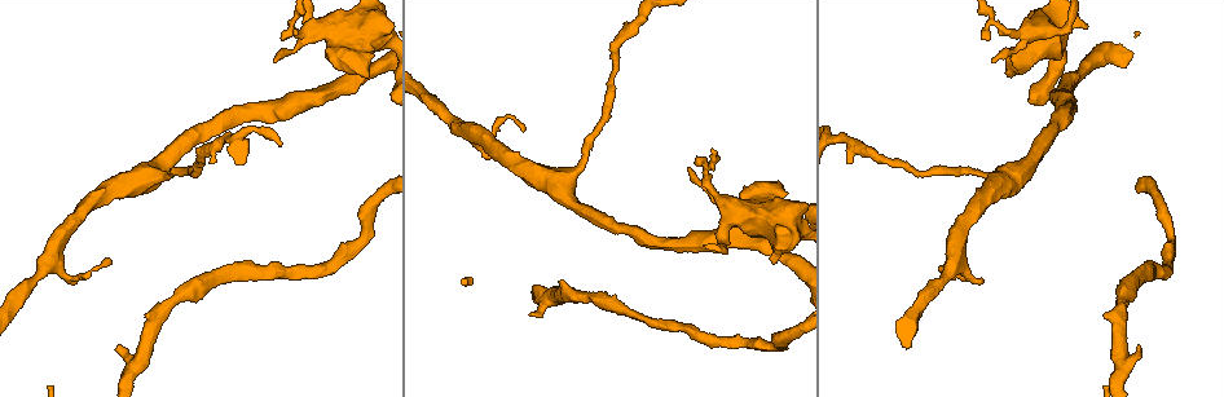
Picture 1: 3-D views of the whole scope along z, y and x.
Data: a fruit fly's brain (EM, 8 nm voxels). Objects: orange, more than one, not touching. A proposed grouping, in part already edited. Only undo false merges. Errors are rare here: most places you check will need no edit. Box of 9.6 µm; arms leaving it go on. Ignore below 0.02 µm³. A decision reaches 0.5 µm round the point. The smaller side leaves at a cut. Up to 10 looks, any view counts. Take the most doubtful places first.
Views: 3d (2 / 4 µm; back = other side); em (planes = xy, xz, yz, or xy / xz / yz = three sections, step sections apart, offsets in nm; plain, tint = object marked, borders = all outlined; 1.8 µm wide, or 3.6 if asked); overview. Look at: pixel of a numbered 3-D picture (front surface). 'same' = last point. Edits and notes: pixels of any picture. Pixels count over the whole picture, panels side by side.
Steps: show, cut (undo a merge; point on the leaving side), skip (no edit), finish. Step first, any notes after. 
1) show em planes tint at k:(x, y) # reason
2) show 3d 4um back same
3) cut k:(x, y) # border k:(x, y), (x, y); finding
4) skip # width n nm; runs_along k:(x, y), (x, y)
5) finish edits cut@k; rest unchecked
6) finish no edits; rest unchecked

show 3d 4um at 1:(729, 204) # three-way junction

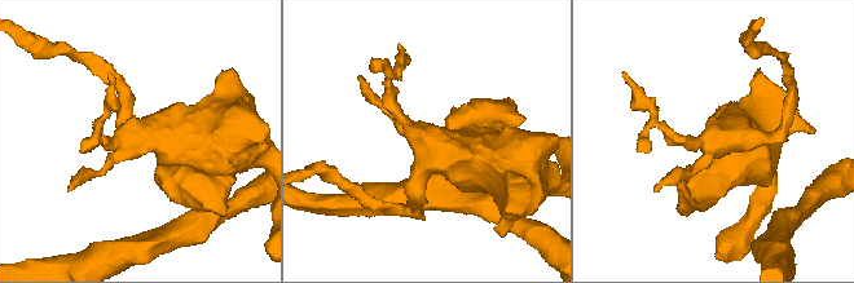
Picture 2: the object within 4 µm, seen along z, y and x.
show em 3.6um planes tint at 2:(423, 138) # shape alone is not enough

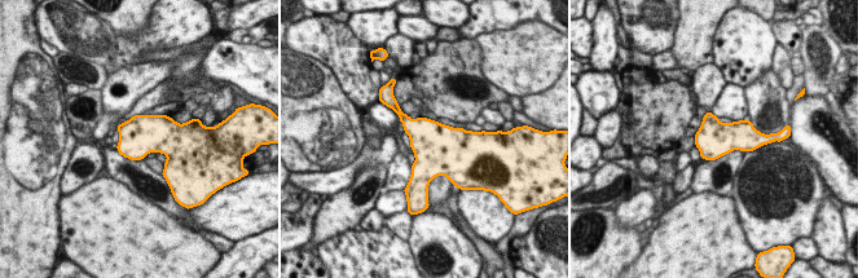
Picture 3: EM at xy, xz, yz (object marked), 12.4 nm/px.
skip # one cell here

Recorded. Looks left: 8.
show em xz step 8 tint at 1:(462, 129) # calibre changes

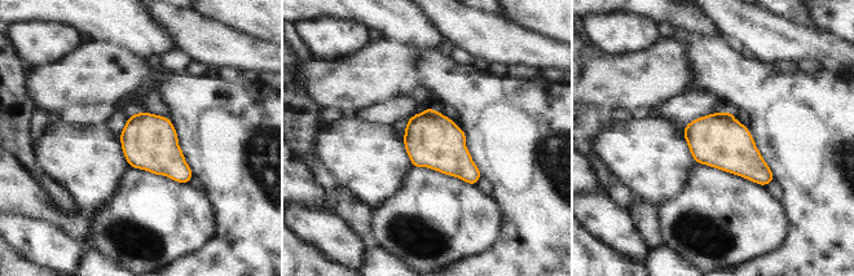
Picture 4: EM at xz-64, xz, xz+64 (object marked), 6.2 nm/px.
skip # continuous, no second cell

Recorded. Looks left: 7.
show 3d 4um at 1:(566, 202) # small branch off a trunk

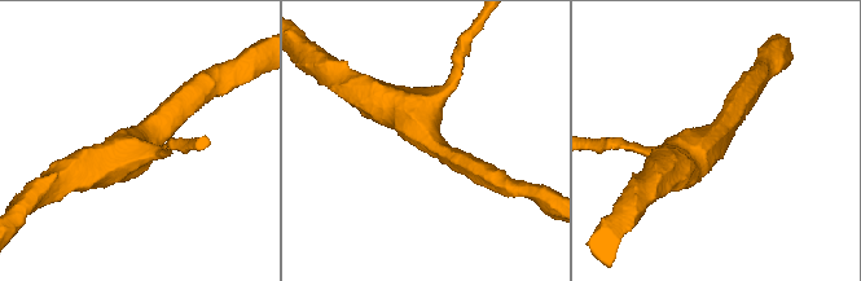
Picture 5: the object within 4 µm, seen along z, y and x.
show em 3.6um xz step 16 tint at 5:(140, 137) # arms 3; arm_widths 170, 300, 500 nm

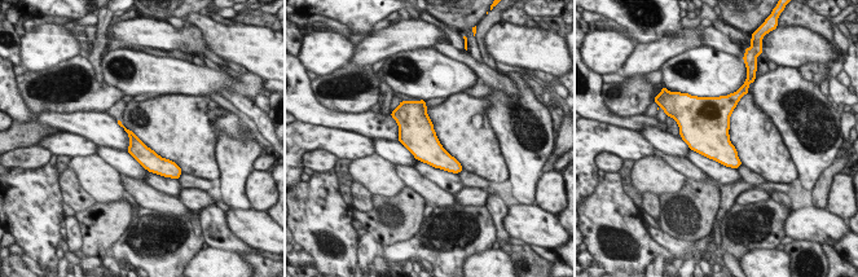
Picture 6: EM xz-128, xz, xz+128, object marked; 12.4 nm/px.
skip # continuous, no second cell

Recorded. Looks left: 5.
show em 3.6um xz step 8 tint at 1:(1119, 300) # a narrow waist

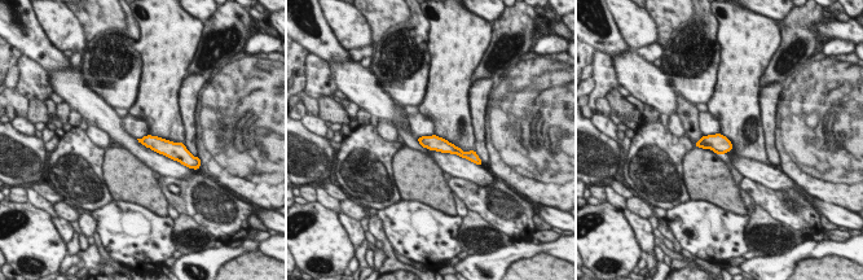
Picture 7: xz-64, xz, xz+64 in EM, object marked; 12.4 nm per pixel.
show em 3.6um planes tint same # another direction

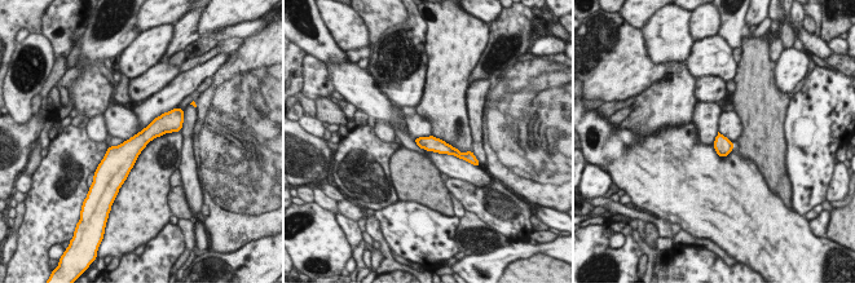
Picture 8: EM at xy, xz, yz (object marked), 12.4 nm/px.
skip # all the same cell

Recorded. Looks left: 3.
finish no edits; rest unchecked

